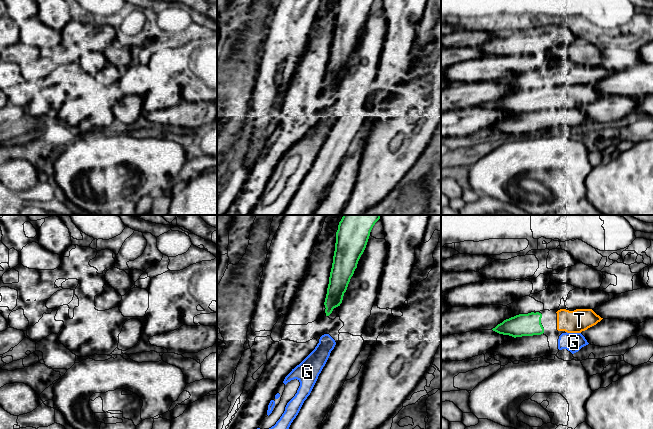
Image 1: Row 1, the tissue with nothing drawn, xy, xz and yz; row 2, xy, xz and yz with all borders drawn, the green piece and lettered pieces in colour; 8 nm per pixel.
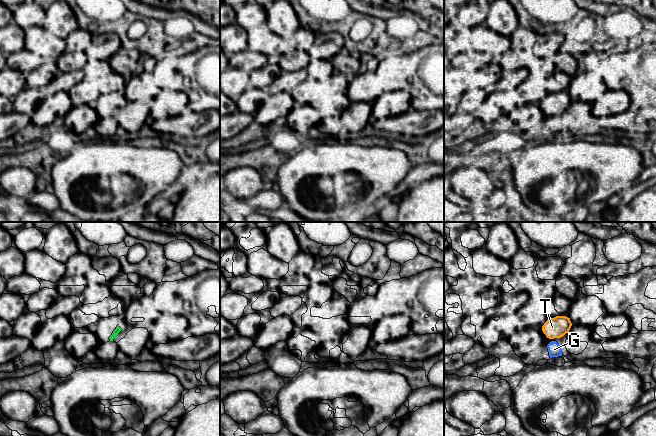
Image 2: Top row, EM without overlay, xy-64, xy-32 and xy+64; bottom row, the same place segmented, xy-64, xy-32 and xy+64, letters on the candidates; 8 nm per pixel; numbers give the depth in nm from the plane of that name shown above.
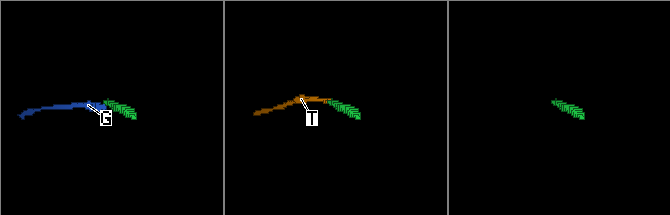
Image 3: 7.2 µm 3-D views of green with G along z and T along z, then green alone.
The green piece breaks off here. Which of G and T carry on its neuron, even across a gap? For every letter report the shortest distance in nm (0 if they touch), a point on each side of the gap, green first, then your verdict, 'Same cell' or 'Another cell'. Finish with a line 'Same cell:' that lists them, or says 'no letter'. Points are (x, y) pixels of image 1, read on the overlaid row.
G: Distance 130 nm. Across: yz (543, 332), (559, 336). Another cell
T: Distance 110 nm. Across: yz (543, 328), (557, 328). Same cell
Same cell: T

